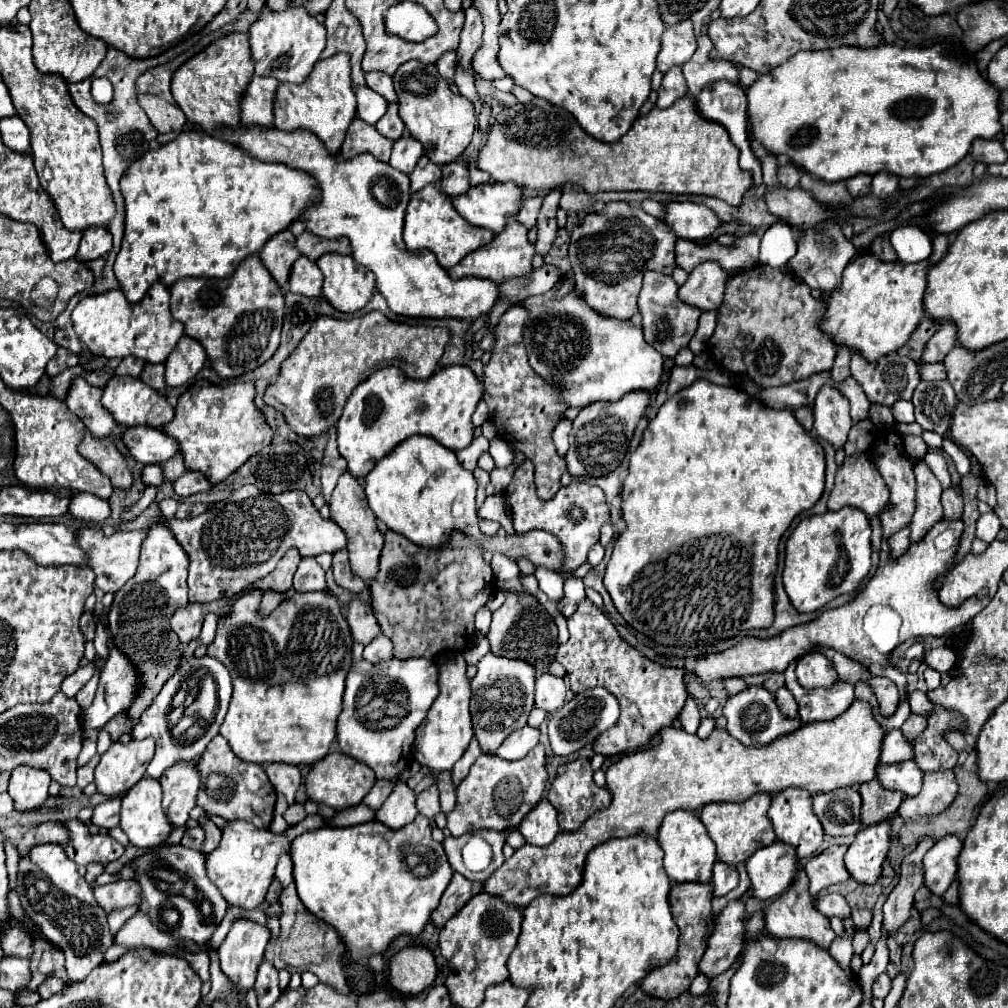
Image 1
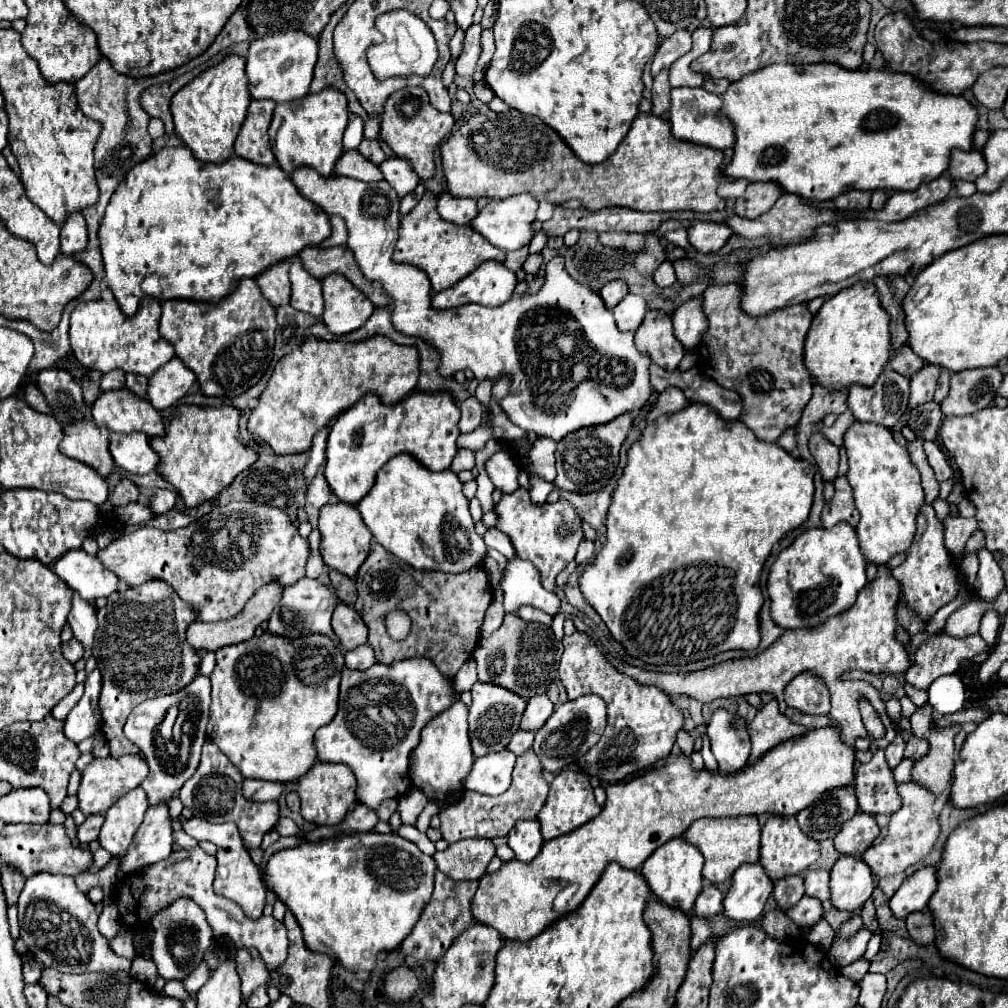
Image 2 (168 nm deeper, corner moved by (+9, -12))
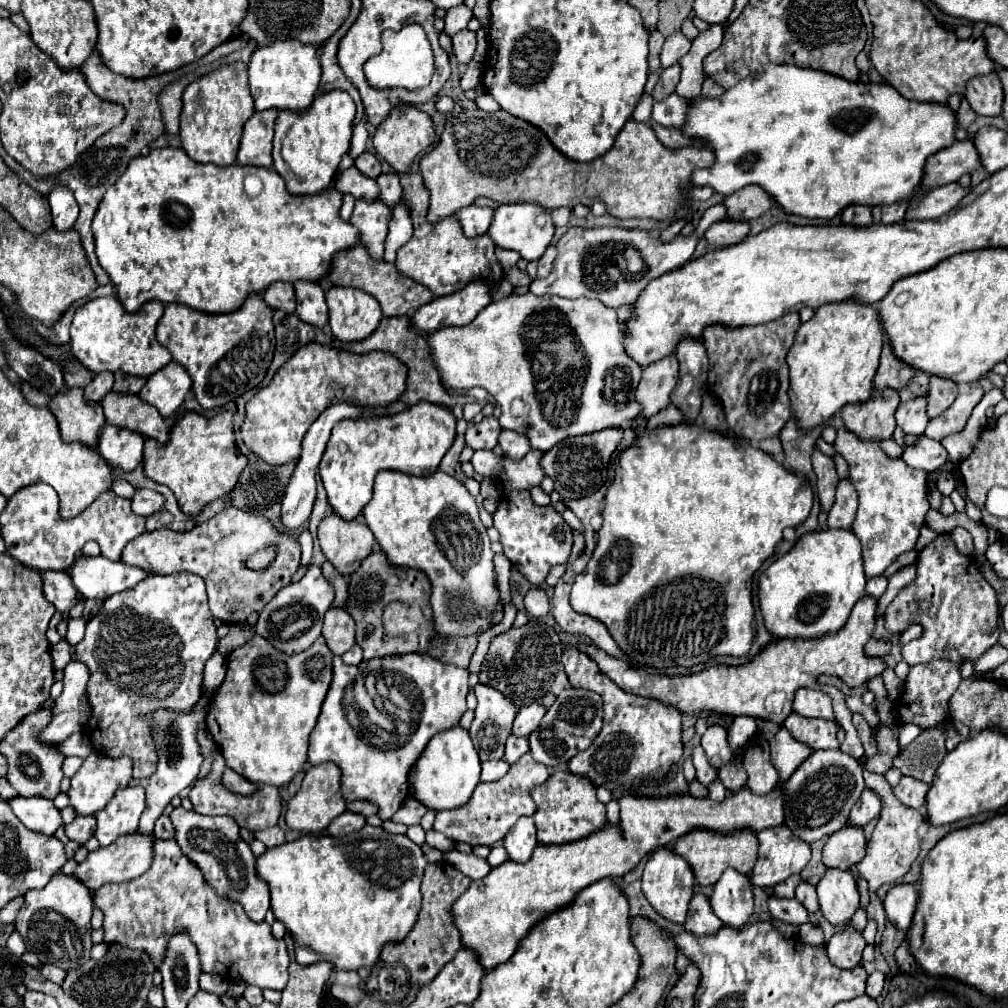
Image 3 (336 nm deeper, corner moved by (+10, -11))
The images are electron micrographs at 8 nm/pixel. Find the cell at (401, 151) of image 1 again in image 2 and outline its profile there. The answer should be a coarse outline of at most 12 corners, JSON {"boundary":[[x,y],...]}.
{"boundary":[[385,159],[381,171],[399,197],[419,183],[409,161]]}

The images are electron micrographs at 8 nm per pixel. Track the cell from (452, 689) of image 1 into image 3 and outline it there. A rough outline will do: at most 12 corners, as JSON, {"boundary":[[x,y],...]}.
{"boundary":[[468,732],[436,734],[410,770],[428,810],[466,806],[480,782]]}

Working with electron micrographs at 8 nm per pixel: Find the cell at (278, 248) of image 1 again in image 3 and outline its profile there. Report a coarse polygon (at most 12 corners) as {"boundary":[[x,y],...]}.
{"boundary":[[272,284],[264,296],[272,310],[294,314],[294,286]]}

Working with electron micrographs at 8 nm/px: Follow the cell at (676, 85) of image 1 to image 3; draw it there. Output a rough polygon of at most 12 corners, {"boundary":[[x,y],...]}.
{"boundary":[[680,64],[662,70],[654,100],[670,96],[680,80]]}

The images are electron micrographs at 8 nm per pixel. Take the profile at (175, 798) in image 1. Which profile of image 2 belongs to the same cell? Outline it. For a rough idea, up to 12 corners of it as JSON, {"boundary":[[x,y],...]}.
{"boundary":[[169,801],[151,805],[121,869],[153,865],[171,855]]}

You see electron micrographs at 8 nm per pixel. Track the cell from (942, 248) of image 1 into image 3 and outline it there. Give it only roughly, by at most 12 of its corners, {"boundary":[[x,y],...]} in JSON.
{"boundary":[[888,336],[880,368],[874,376],[874,390],[902,390],[914,378],[908,364],[892,356]]}

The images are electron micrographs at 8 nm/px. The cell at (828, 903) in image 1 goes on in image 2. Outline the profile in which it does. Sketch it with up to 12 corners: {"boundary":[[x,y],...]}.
{"boundary":[[803,897],[787,911],[799,927],[813,927],[823,917],[821,901]]}

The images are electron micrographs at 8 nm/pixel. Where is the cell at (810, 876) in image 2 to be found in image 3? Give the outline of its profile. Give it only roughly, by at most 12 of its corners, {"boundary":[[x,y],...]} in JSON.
{"boundary":[[802,882],[796,900],[812,914],[818,910],[816,888]]}

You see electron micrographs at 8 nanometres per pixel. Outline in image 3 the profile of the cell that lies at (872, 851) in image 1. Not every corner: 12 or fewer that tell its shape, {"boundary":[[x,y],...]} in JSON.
{"boundary":[[826,870],[818,884],[820,912],[848,924],[858,904],[850,870]]}

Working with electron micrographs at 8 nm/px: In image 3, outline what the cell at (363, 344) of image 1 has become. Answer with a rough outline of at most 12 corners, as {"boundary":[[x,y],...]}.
{"boundary":[[312,342],[246,402],[242,440],[266,464],[300,456],[338,402],[386,408],[406,388],[386,352]]}

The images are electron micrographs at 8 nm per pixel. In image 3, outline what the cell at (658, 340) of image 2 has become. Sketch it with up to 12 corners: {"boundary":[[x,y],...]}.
{"boundary":[[668,356],[642,372],[636,402],[652,418],[670,404],[678,360]]}

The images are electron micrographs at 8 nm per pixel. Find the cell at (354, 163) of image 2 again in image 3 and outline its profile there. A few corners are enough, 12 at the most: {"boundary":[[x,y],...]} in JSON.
{"boundary":[[344,170],[334,188],[356,200],[374,202],[376,180]]}

